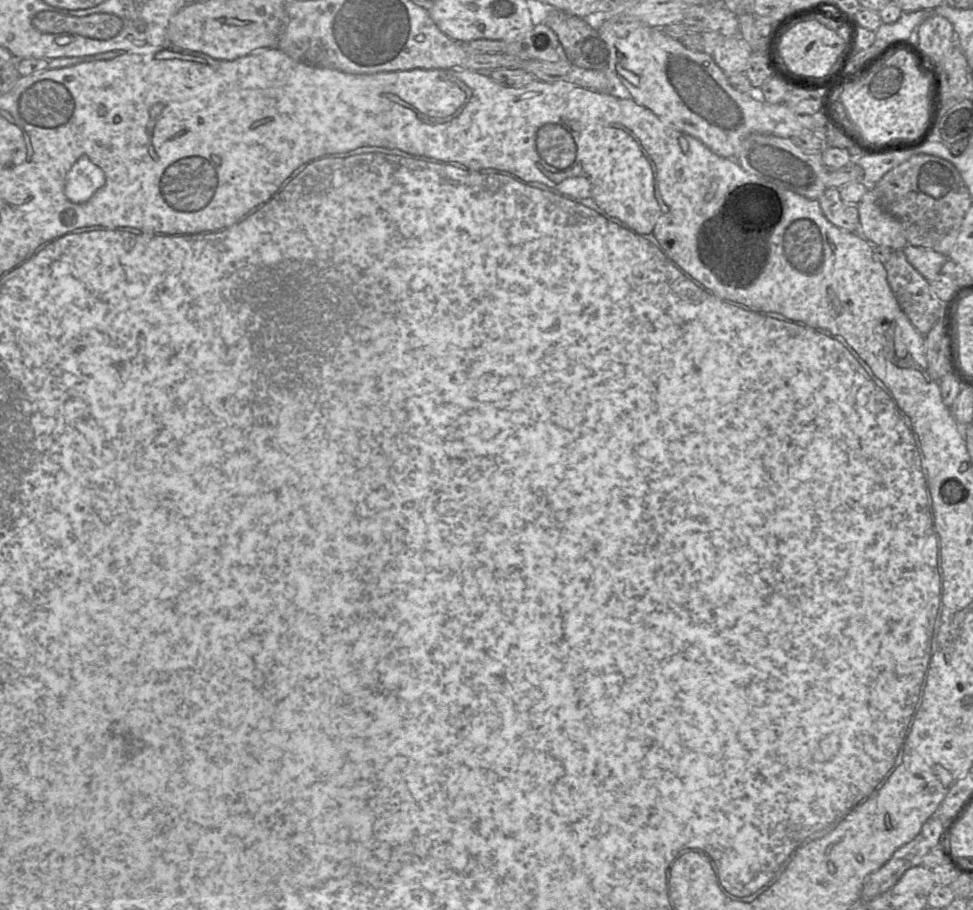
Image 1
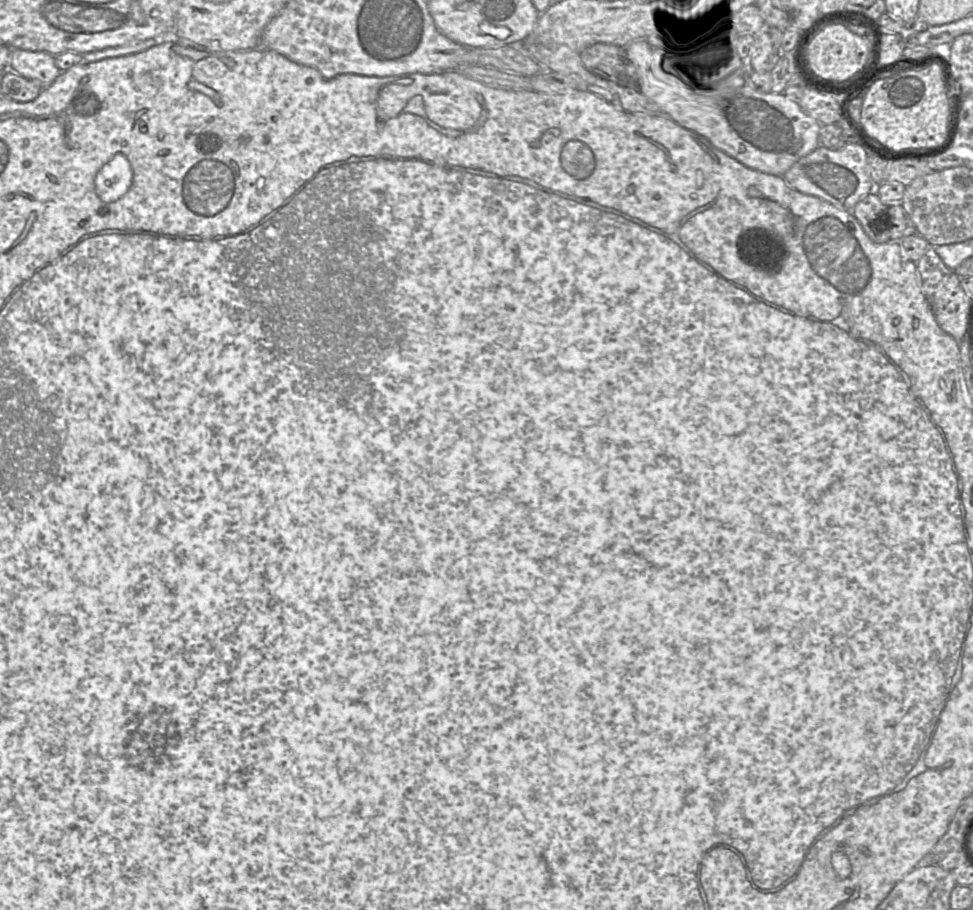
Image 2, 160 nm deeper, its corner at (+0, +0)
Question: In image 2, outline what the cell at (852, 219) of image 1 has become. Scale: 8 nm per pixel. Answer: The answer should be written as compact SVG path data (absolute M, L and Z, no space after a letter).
M870 194L852 208L867 236L879 244L897 242L916 234L909 216L902 204L888 204L875 194Z

